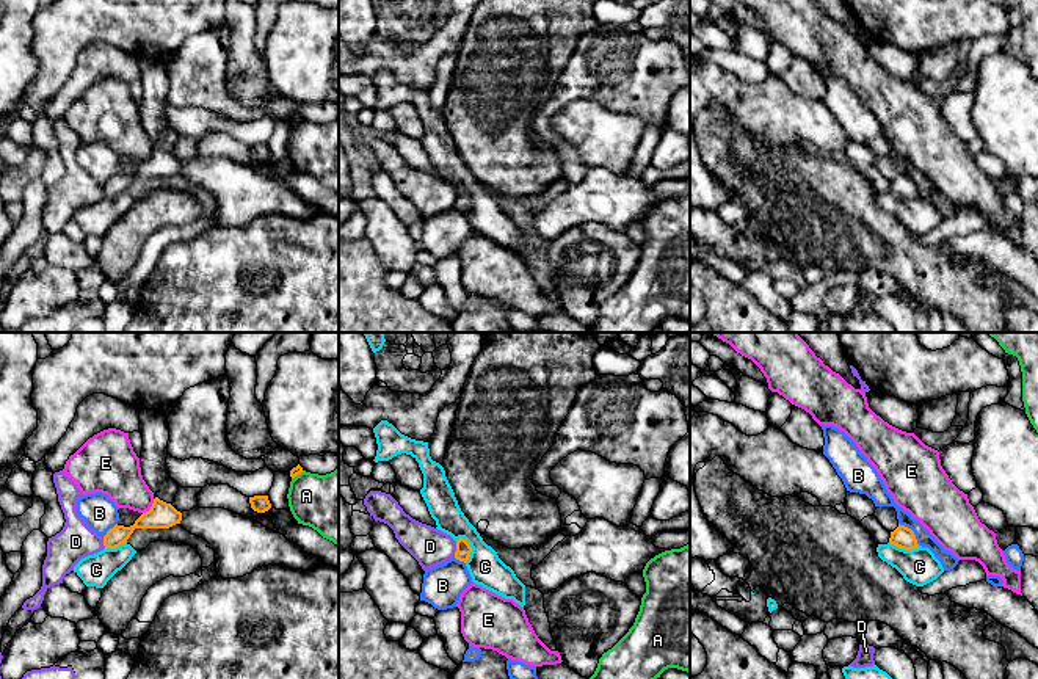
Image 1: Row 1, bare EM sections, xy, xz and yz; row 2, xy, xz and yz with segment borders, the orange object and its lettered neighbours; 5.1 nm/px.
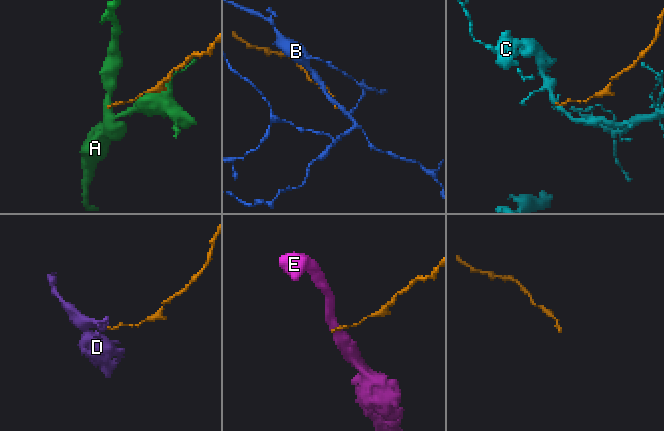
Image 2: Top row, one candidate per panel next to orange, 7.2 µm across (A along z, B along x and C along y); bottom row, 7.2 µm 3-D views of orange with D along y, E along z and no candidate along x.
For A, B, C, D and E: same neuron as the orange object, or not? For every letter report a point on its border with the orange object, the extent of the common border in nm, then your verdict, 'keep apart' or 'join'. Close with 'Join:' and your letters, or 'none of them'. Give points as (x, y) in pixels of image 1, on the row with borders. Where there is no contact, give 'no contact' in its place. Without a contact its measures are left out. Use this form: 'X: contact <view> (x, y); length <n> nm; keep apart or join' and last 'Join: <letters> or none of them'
A: contact xy (298, 474); length 80 nm; keep apart
B: contact yz (913, 532); length 160 nm; keep apart
C: contact xz (471, 549); length 140 nm; keep apart
D: contact xz (457, 549); length 90 nm; keep apart
E: contact xy (151, 507); length 100 nm; keep apart
Join: none of them

